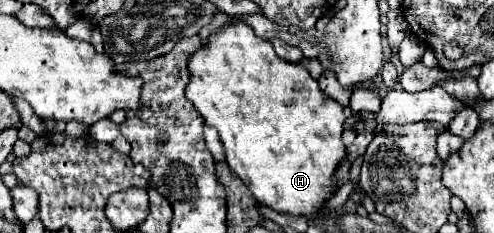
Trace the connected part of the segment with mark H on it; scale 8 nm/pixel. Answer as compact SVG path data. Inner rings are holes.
M229 20L223 28L213 32L187 62L189 84L185 96L203 116L207 126L217 128L229 168L243 180L251 194L265 206L299 216L315 216L335 188L335 168L345 156L341 142L345 108L325 96L301 64L291 64L279 58L269 40L255 36L251 26L243 20Z

